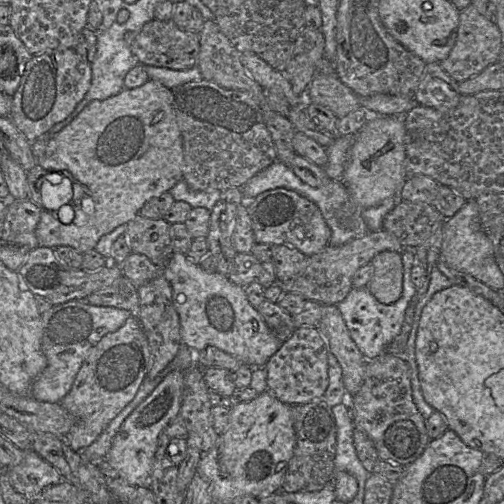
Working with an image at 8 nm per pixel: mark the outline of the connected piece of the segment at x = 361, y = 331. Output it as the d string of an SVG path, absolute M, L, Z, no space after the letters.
M404 249L401 257L403 261L403 291L398 301L393 304L383 304L371 294L366 286L353 288L347 297L337 304L352 340L367 360L374 359L385 352L387 347L400 334L406 310L417 292L411 279L412 268L417 265L415 251Z

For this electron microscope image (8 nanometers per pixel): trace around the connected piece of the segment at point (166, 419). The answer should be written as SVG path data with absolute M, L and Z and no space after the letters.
M185 372L168 373L153 392L145 398L125 419L113 438L111 448L106 455L108 464L118 476L127 483L139 487L148 486L151 477L157 442L168 423L180 414L184 391Z

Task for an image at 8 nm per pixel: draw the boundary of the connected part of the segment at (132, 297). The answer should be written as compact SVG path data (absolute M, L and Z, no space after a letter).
M123 274L111 286L99 289L84 300L95 306L115 307L127 310L138 319L138 288Z

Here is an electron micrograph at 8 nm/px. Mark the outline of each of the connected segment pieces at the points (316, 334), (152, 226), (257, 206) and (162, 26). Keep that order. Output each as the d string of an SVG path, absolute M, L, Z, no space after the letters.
M317 327L297 328L265 365L267 389L291 406L323 398L329 384L327 354L328 343Z
M138 213L123 235L131 252L145 255L161 269L174 252L170 225L163 218L150 219Z
M276 188L265 191L248 200L246 209L252 221L252 229L256 244L290 245L307 257L310 257L329 245L331 230L327 225L318 206L307 198L301 196L293 190L286 188Z
M153 19L143 25L130 48L140 64L173 70L188 70L198 63L200 40L196 32L178 27L172 19L167 21Z

